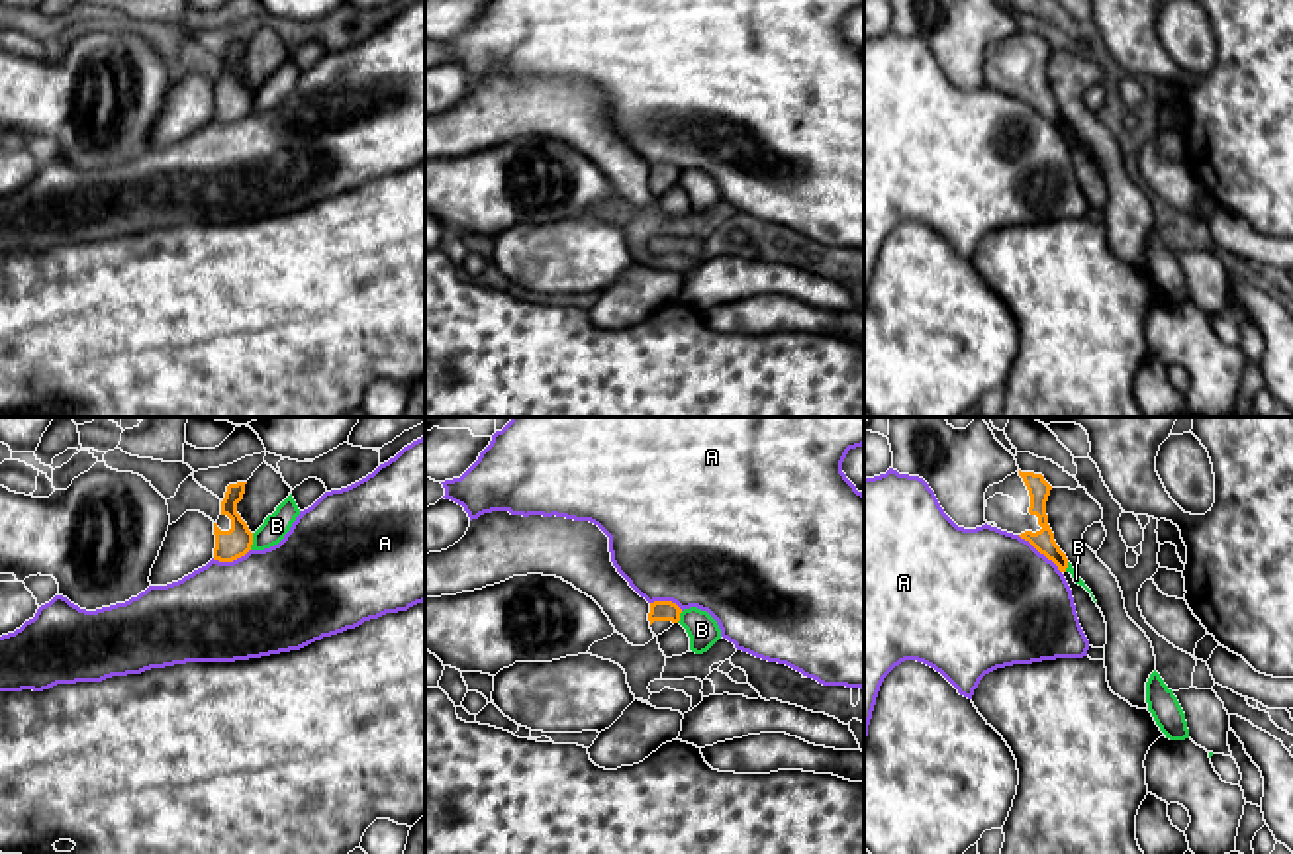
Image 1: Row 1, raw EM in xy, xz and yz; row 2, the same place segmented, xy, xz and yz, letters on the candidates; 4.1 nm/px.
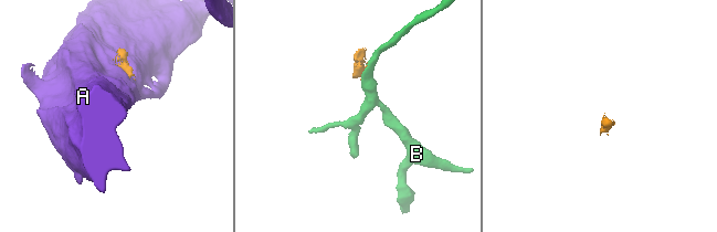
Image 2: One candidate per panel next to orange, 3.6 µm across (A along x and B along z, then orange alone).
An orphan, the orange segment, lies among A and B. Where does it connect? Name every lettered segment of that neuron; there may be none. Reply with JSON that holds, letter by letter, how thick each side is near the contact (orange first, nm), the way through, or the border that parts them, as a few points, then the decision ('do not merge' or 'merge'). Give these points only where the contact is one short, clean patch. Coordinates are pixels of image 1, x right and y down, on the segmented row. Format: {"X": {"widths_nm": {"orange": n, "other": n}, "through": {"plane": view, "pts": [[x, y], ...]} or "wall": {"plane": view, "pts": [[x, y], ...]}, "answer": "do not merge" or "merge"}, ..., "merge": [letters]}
{"A": {"widths_nm": {"orange": 90, "other": 500}, "wall": {"plane": "yz", "pts": [[1017, 535], [1027, 539], [1060, 572]]}, "answer": "do not merge"}, "B": {"widths_nm": {"orange": 130, "other": 100}, "wall": {"plane": "xy", "pts": [[253, 533], [249, 549]]}, "answer": "do not merge"}, "merge": []}

